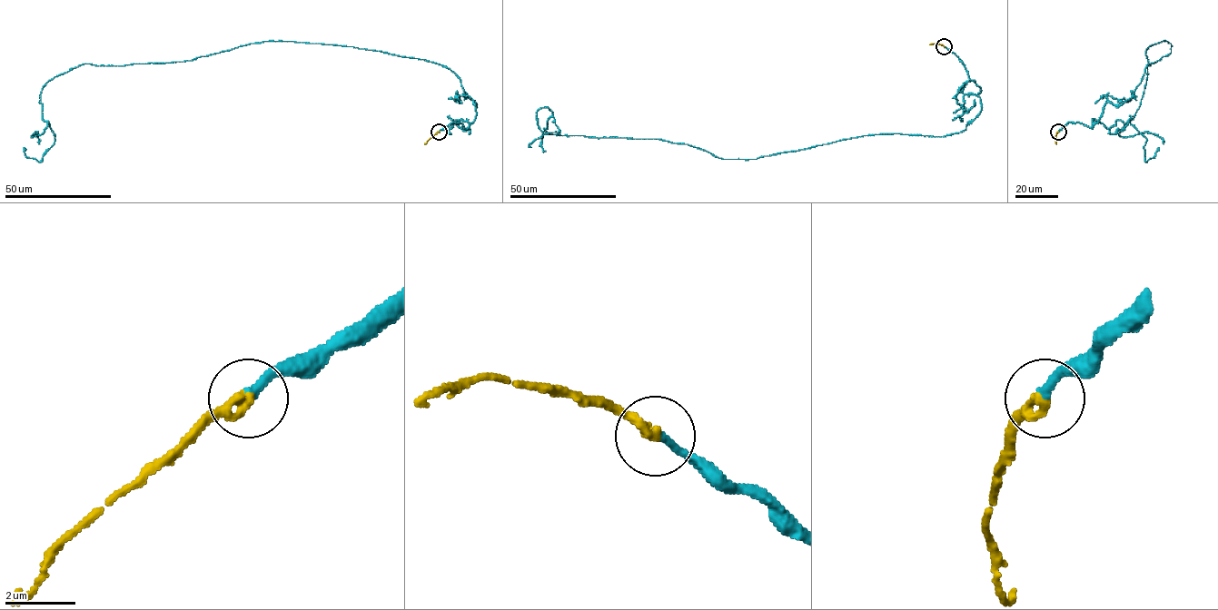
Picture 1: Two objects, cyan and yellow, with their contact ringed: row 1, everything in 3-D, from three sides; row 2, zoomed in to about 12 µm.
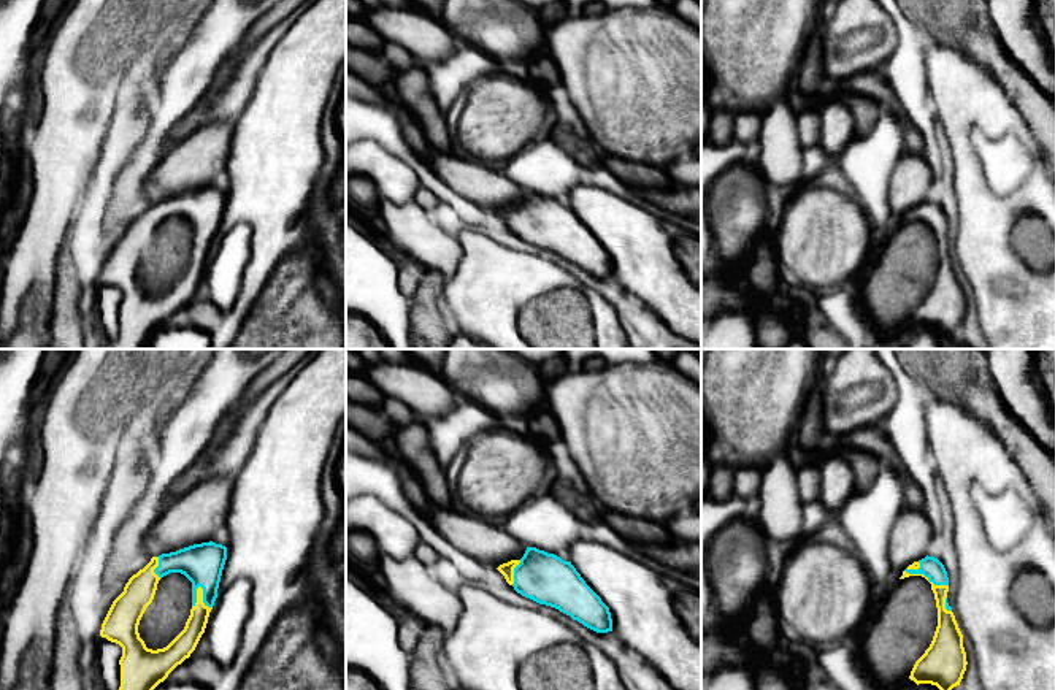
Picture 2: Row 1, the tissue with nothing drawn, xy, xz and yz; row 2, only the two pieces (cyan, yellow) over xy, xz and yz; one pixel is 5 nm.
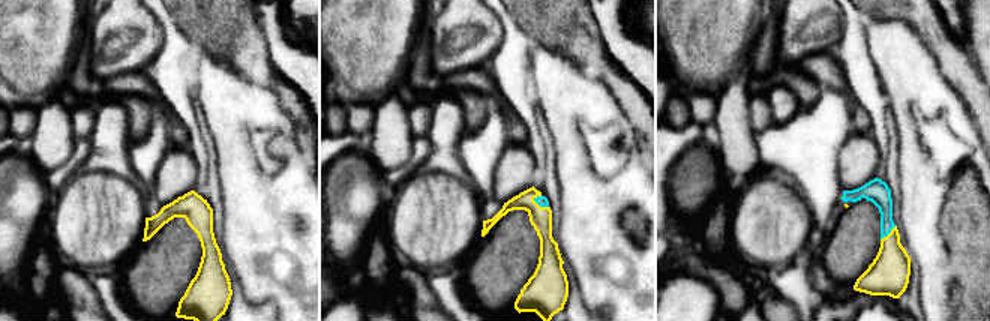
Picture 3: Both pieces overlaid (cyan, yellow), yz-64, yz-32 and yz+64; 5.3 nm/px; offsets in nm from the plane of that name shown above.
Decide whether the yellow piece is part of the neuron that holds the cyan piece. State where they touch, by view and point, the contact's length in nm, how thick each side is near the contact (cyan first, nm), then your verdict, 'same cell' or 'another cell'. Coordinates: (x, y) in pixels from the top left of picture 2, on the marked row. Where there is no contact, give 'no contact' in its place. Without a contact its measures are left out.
yz (927, 576) | 240 nm | 110/100 nm | same cell

